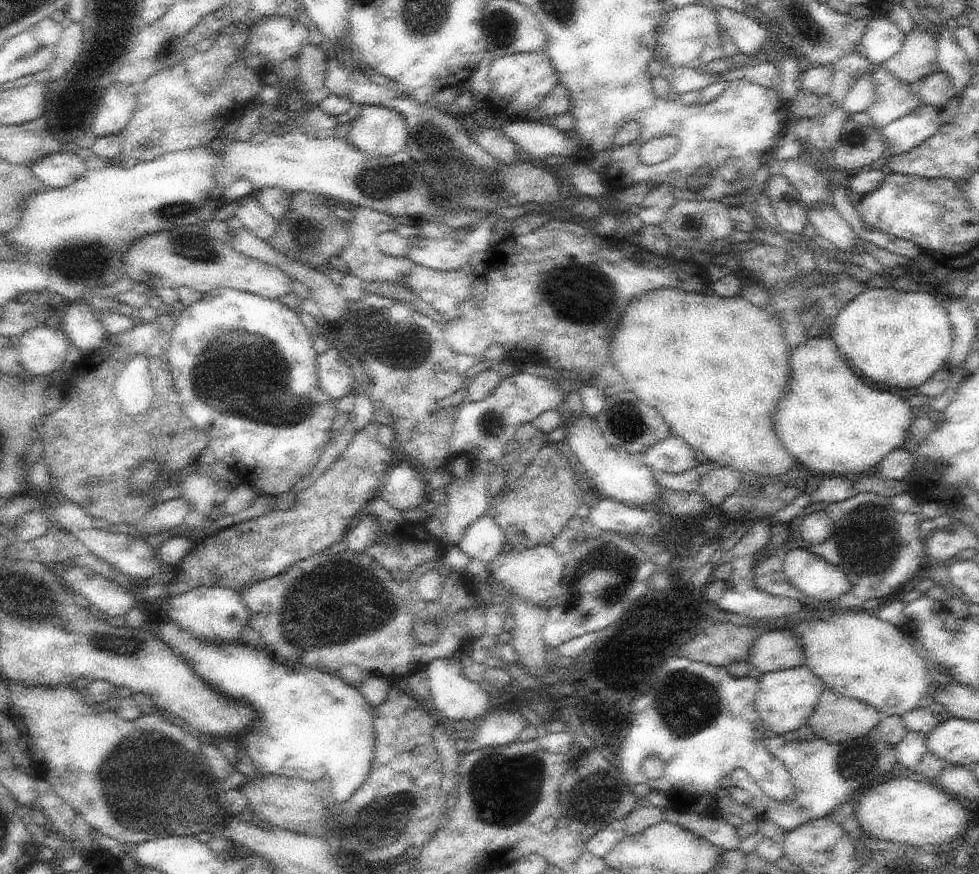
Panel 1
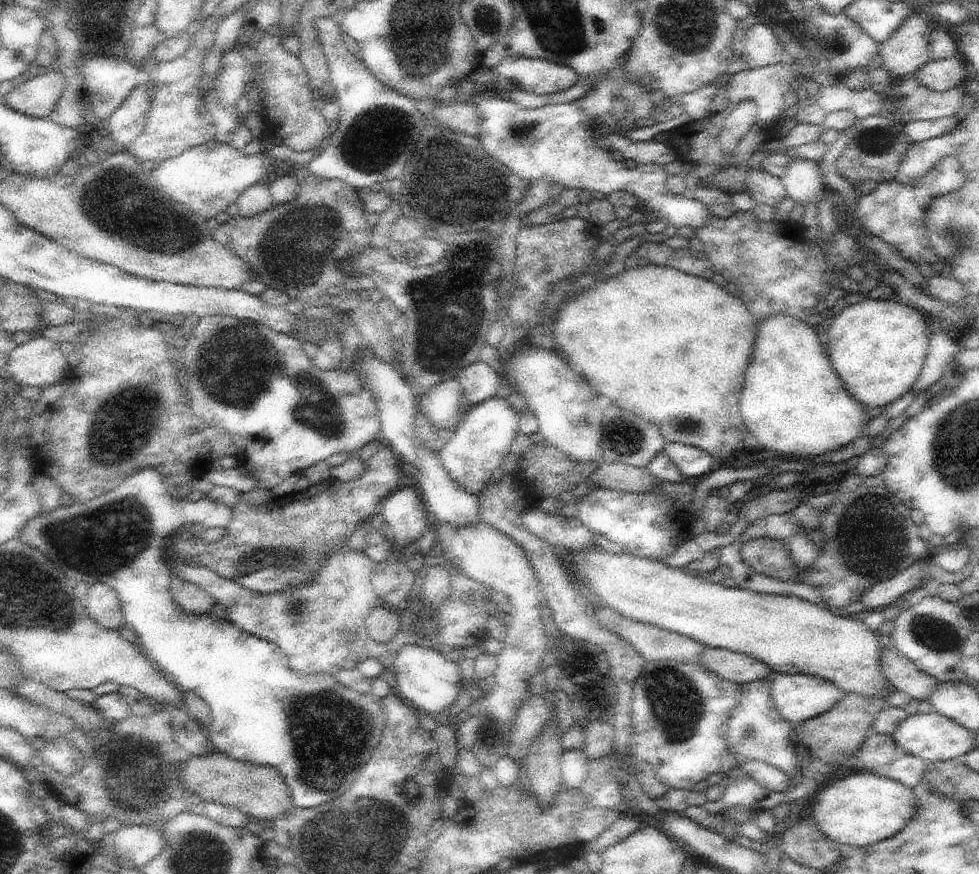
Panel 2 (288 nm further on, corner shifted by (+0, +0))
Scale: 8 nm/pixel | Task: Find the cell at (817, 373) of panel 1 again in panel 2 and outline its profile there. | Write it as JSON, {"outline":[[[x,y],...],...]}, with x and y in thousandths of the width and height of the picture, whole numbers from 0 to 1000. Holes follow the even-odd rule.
{"outline":[[[792,362],[779,366],[773,380],[771,405],[763,419],[761,439],[755,455],[755,469],[765,497],[785,517],[818,522],[820,526],[830,526],[832,522],[853,515],[861,517],[863,510],[869,510],[871,503],[879,501],[882,492],[890,483],[890,469],[865,449],[865,442],[853,426],[845,400],[841,403],[843,396],[835,389],[830,368],[818,368],[810,362]]]}

